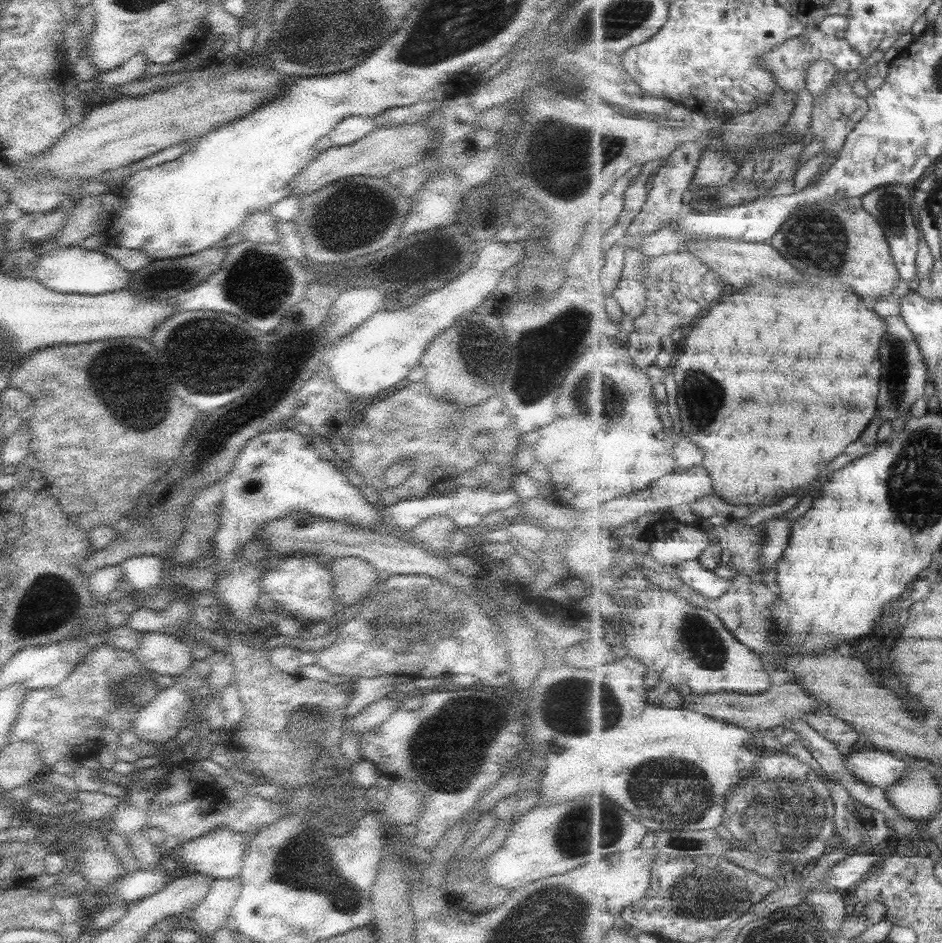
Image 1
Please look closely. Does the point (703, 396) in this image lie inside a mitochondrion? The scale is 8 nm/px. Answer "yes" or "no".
yes

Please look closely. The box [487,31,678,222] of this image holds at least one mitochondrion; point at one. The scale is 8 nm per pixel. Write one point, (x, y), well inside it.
(572, 155)

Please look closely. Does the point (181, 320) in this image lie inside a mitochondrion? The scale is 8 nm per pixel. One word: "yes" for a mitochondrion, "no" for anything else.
no

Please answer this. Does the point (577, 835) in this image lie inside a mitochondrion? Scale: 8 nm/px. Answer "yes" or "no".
yes

